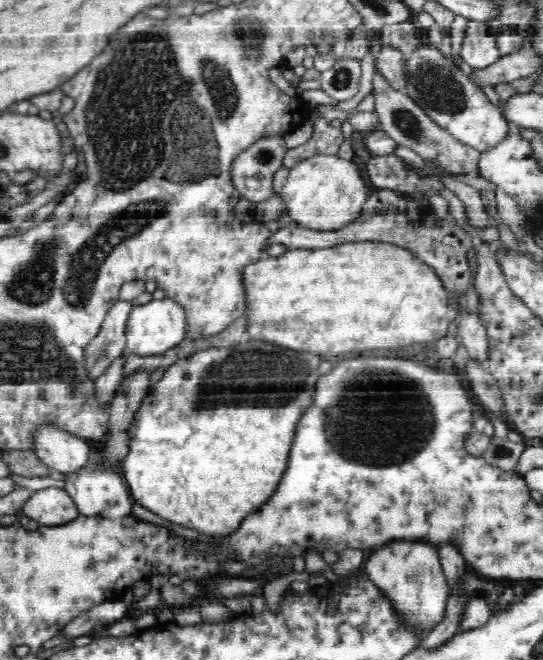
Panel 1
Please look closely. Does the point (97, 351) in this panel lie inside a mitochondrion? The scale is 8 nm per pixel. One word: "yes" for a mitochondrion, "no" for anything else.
yes

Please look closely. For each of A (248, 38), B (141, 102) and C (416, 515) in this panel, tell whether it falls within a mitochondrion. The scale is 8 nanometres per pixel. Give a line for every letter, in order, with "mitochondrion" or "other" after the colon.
A: mitochondrion
B: mitochondrion
C: other

